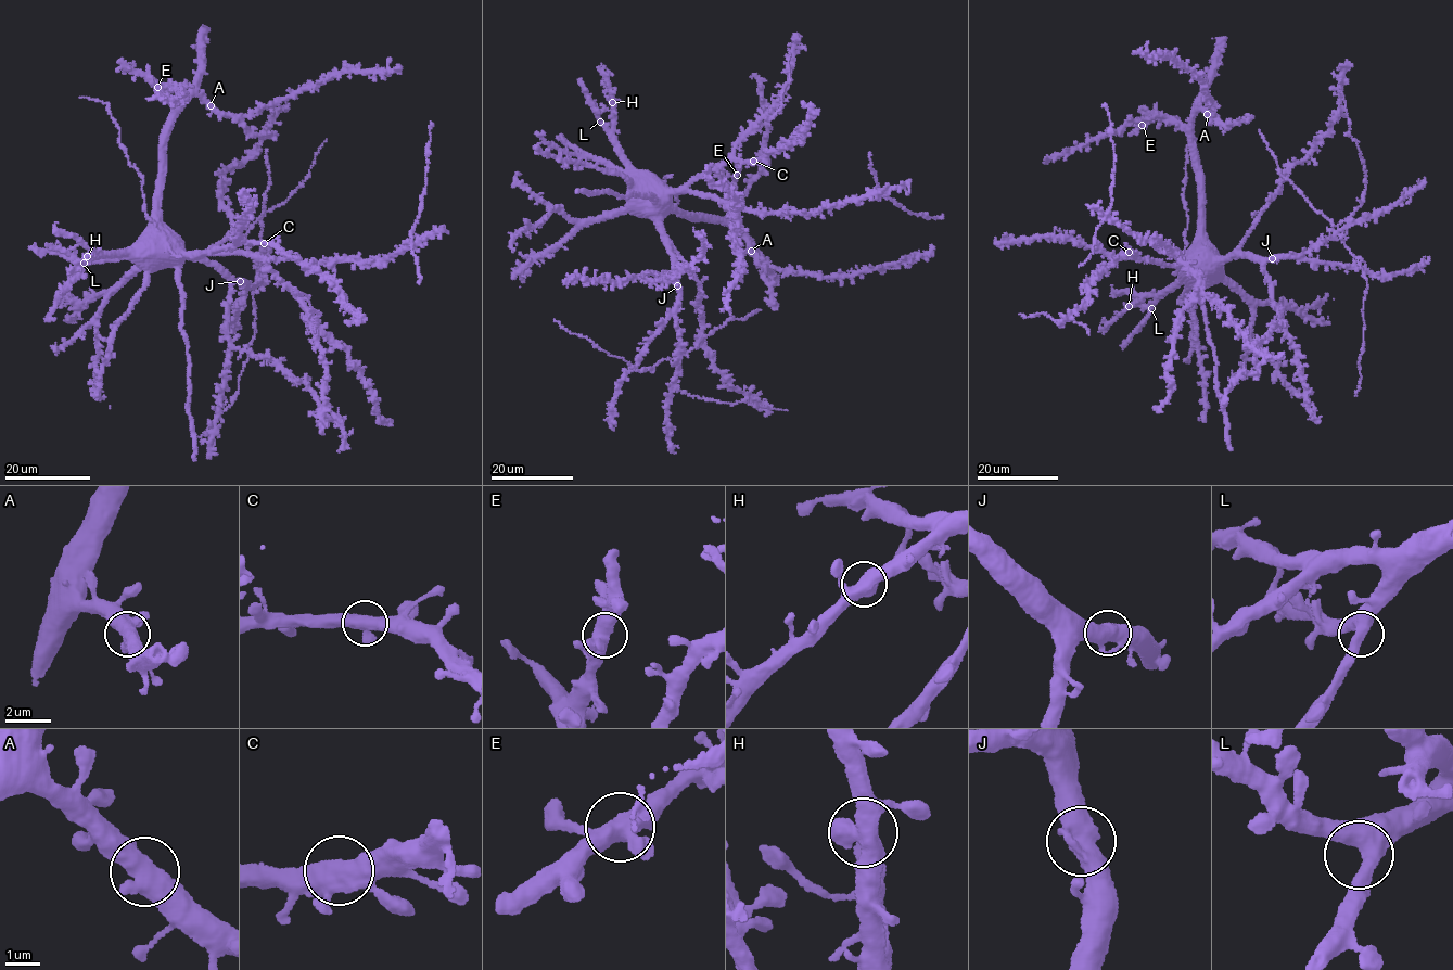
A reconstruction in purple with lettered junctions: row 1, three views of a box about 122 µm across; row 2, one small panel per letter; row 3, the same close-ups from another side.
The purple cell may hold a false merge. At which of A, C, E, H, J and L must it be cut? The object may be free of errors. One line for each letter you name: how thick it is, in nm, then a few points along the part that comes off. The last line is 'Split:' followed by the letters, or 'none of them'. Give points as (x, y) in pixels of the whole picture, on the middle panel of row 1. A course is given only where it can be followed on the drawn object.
Split: none of them

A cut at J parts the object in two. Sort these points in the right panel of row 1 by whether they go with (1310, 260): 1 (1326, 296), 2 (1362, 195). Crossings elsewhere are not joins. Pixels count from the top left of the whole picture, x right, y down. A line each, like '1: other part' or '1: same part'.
1: other part
2: other part

